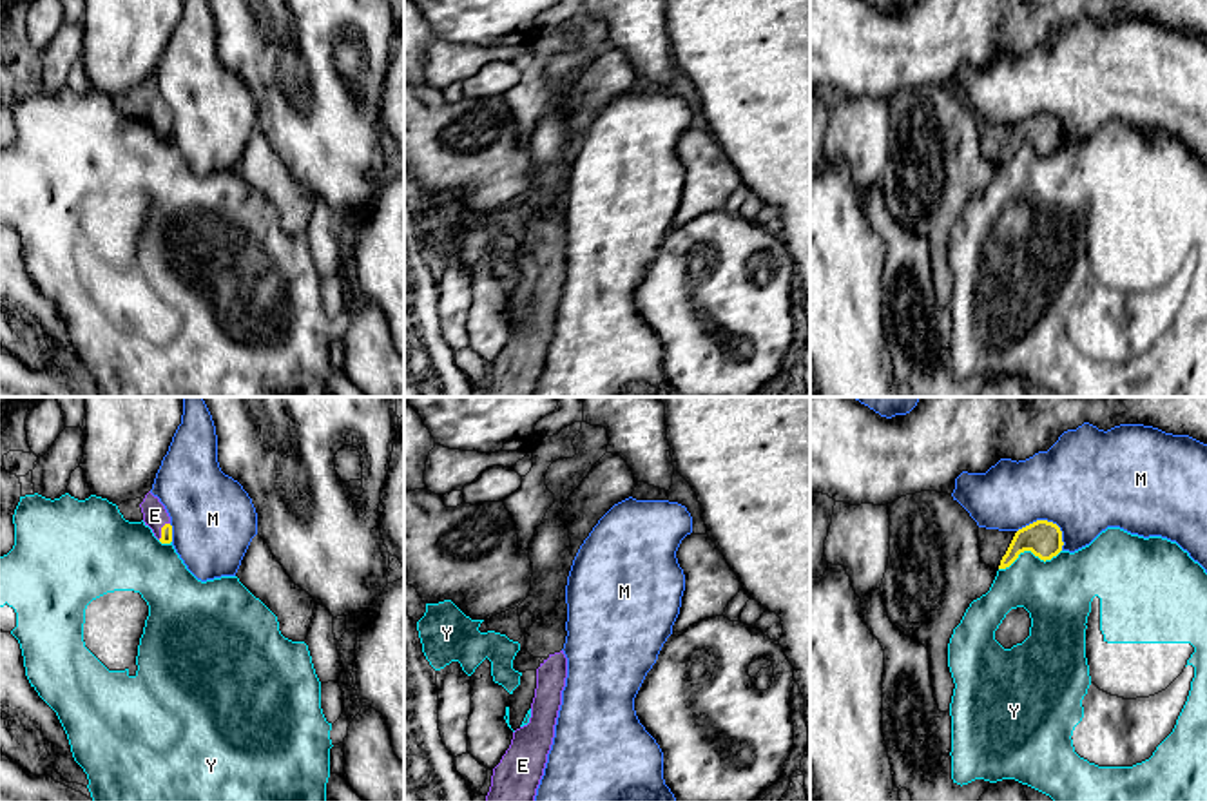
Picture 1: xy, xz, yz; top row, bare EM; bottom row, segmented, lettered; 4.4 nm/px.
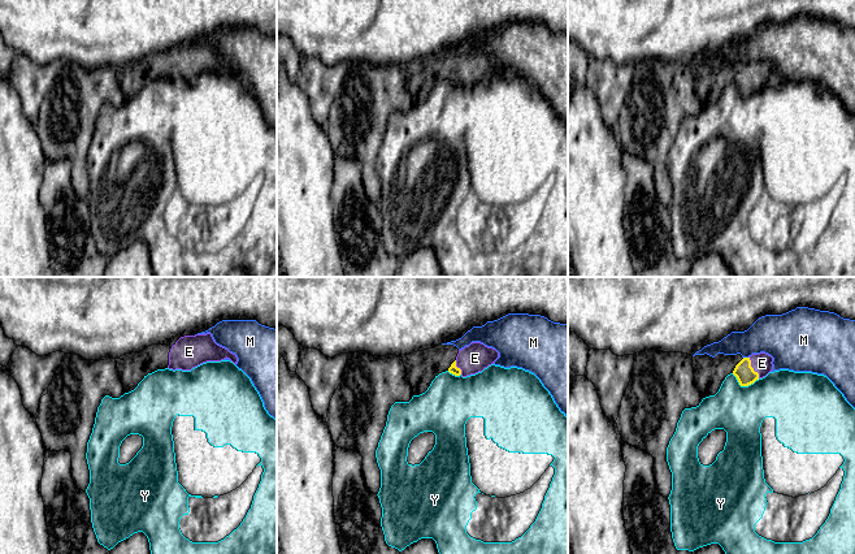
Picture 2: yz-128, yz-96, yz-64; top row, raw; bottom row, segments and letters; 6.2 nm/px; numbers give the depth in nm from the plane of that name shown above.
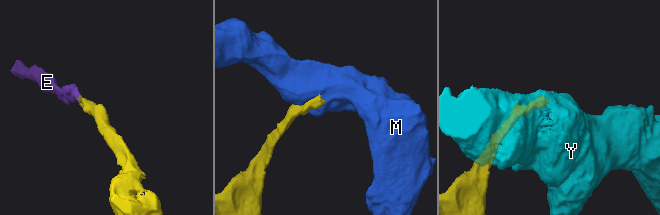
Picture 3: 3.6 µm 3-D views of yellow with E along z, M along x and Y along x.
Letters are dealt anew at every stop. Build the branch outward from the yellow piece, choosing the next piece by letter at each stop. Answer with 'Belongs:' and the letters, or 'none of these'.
Belongs: E

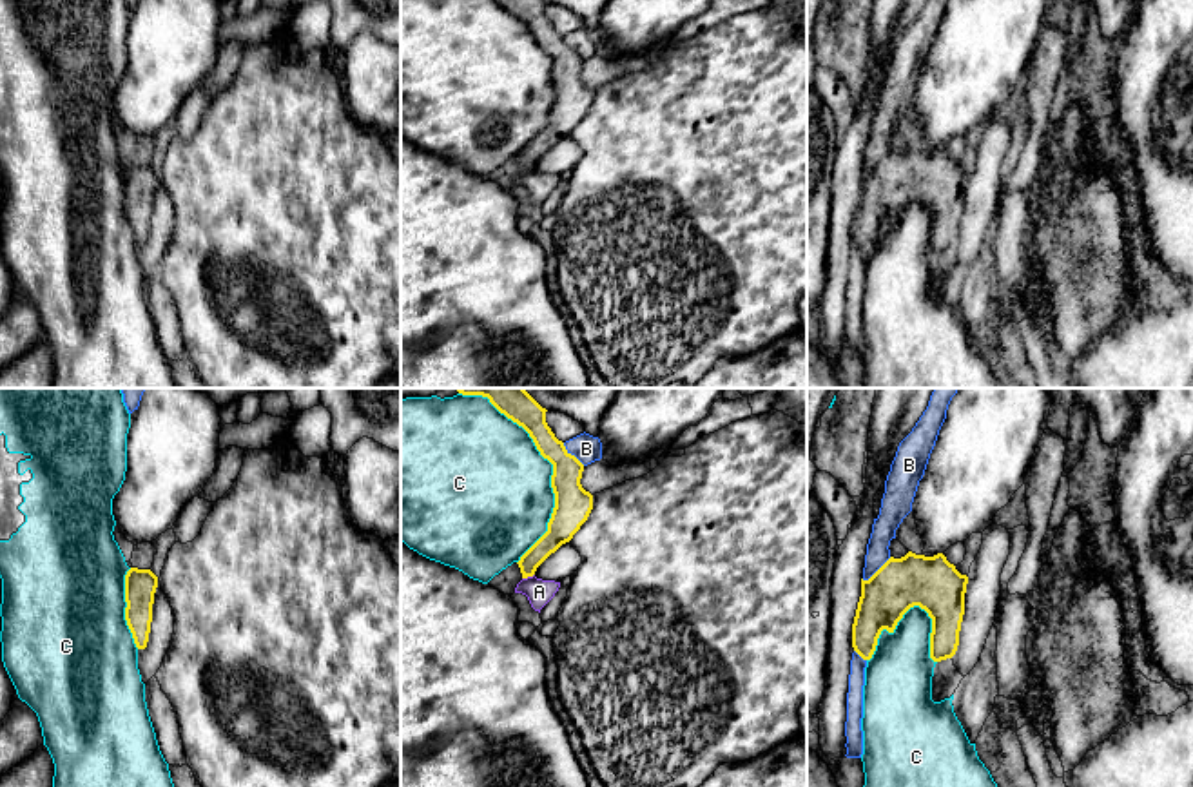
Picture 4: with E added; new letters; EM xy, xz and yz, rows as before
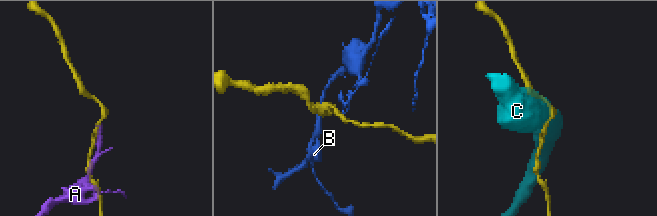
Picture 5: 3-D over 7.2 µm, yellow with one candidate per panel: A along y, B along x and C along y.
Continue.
Belongs: none of these

